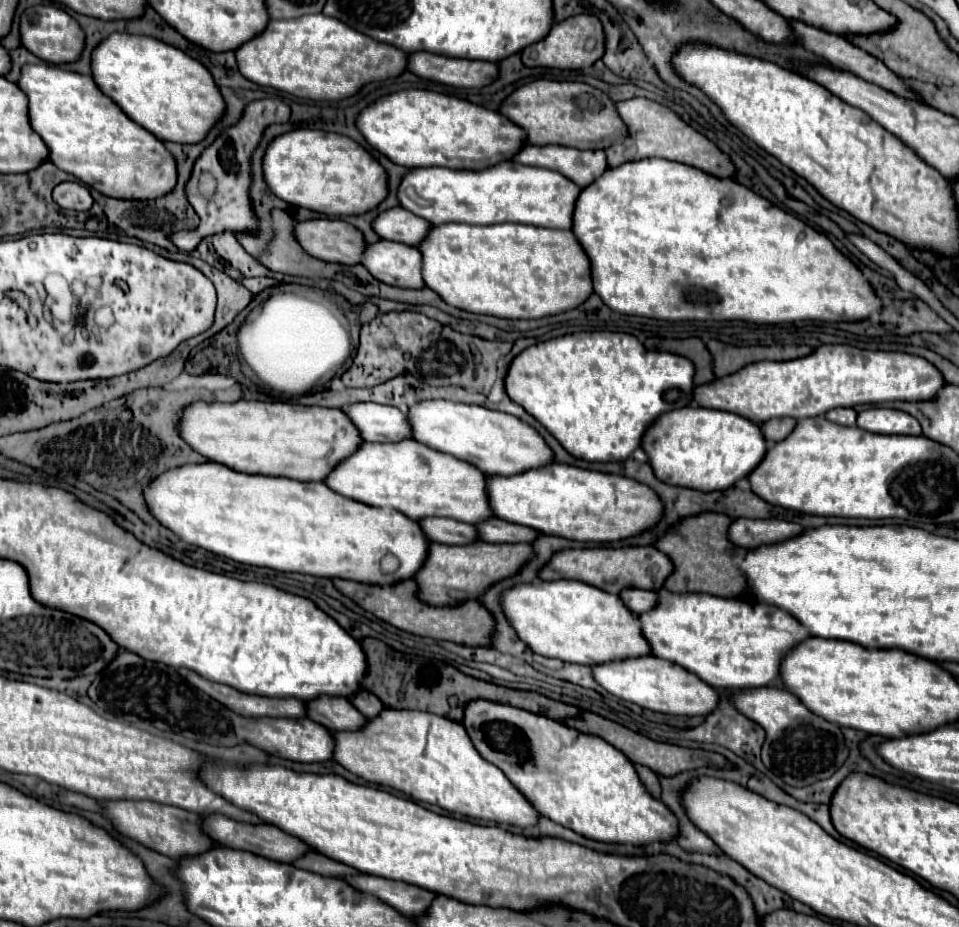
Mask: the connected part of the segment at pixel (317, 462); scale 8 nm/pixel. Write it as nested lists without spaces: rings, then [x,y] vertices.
[[[282,401],[192,403],[180,417],[182,439],[210,461],[240,473],[286,477],[296,481],[322,481],[338,459],[346,459],[364,439],[340,409],[306,407]]]

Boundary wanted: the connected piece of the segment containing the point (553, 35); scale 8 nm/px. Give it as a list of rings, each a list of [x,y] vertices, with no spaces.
[[[576,15],[562,23],[556,23],[546,39],[526,47],[522,51],[522,63],[526,67],[552,67],[552,69],[586,69],[592,67],[604,55],[604,29],[594,15]]]

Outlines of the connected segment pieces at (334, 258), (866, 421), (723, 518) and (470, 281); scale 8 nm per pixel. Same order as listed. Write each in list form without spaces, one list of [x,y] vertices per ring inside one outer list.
[[[312,219],[296,223],[296,237],[306,253],[342,265],[362,263],[366,241],[362,231],[342,219]]]
[[[866,409],[858,413],[858,427],[884,435],[922,435],[920,423],[898,409]]]
[[[702,513],[698,517],[688,517],[678,525],[678,533],[668,533],[658,541],[658,549],[666,553],[674,563],[674,573],[666,581],[666,589],[672,593],[708,593],[718,597],[740,597],[748,591],[748,579],[740,563],[748,555],[748,549],[738,551],[738,547],[728,539],[728,529],[734,523],[728,515]]]
[[[444,223],[430,231],[430,235],[418,245],[418,251],[422,253],[422,275],[426,287],[436,291],[448,305],[470,313],[504,319],[542,319],[576,309],[594,293],[588,255],[572,231],[542,229],[518,223],[486,227]]]

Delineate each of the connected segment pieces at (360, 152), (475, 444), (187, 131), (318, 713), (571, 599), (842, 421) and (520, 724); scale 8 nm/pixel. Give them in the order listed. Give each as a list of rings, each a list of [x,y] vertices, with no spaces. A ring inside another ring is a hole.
[[[296,129],[276,137],[264,155],[264,175],[280,199],[328,217],[364,215],[388,195],[386,169],[350,137],[326,131]]]
[[[438,399],[416,403],[408,409],[408,417],[416,441],[468,461],[486,475],[520,475],[522,471],[530,471],[530,467],[554,463],[554,451],[550,451],[542,435],[528,423],[508,413]]]
[[[112,33],[106,41],[100,43],[100,47],[94,49],[92,73],[94,73],[94,81],[98,83],[98,87],[110,99],[114,99],[132,121],[136,121],[140,127],[154,133],[160,141],[188,143],[188,145],[200,143],[202,139],[206,139],[210,129],[222,119],[226,111],[226,103],[210,71],[200,61],[188,57],[184,51],[164,41],[158,41],[154,37]]]
[[[314,699],[314,703],[306,703],[306,717],[330,731],[354,731],[366,723],[366,717],[362,717],[362,713],[346,699]]]
[[[536,581],[532,585],[518,585],[502,593],[502,607],[510,623],[514,625],[518,637],[530,645],[530,649],[544,657],[556,657],[566,663],[594,665],[608,663],[610,659],[636,659],[650,655],[650,647],[642,639],[642,629],[638,627],[638,615],[630,611],[622,599],[606,591],[598,591],[580,581]]]
[[[834,409],[834,411],[828,411],[826,413],[826,419],[828,421],[834,421],[834,423],[838,423],[838,425],[846,425],[846,427],[854,427],[856,425],[856,413],[854,413],[854,409]]]
[[[478,699],[466,705],[462,725],[470,735],[478,753],[488,761],[494,763],[510,783],[526,799],[530,799],[532,807],[538,809],[542,817],[552,819],[588,839],[604,841],[604,843],[624,843],[624,845],[646,845],[654,841],[674,841],[678,833],[678,821],[668,811],[664,803],[650,797],[650,793],[640,783],[634,765],[610,743],[598,739],[596,735],[586,735],[576,729],[570,729],[546,715],[536,715],[526,709],[490,703],[486,699]]]

